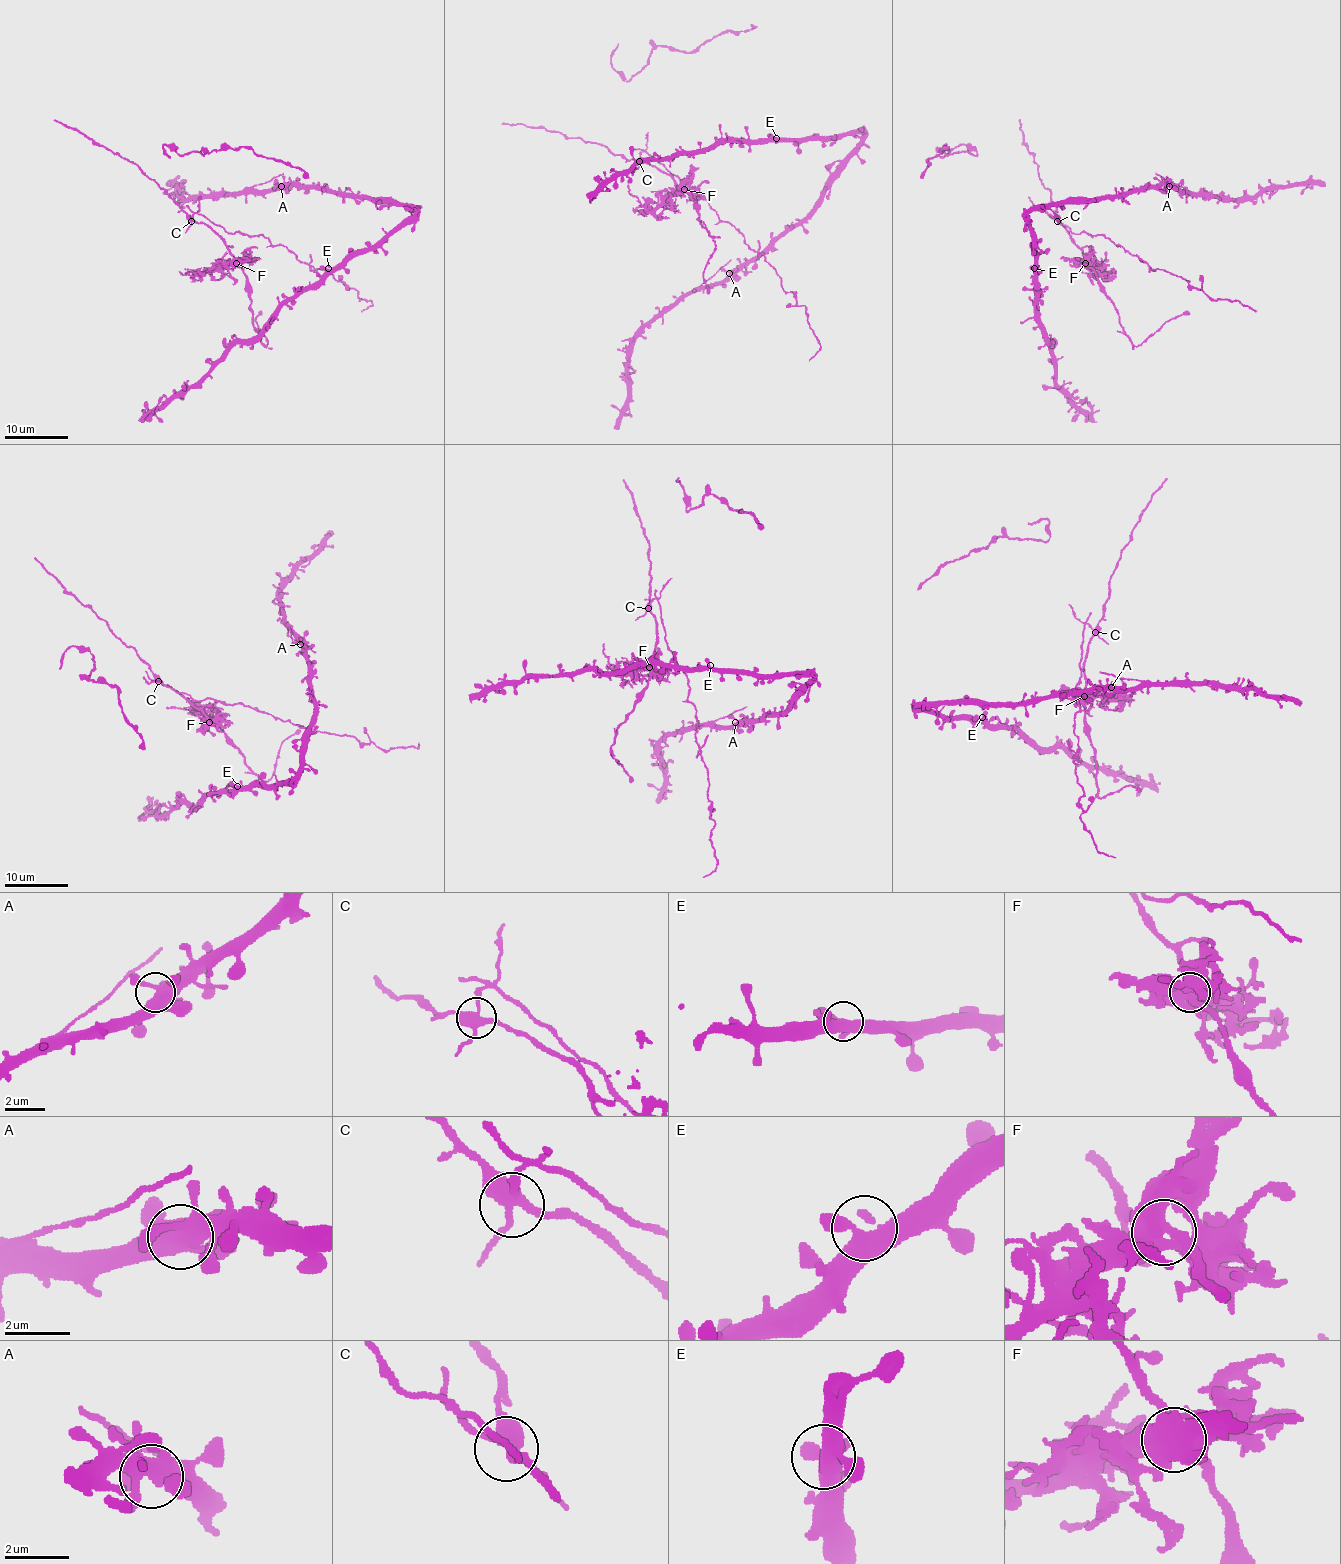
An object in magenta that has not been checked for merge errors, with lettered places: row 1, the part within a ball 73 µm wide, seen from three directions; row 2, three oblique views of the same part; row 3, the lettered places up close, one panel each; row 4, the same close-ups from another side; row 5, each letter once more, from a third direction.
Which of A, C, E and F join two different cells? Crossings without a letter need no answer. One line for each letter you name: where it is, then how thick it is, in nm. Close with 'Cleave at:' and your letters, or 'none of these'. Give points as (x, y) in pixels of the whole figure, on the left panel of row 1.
C: Place: (191, 221). Thickness 380 nm
F: Place: (236, 263). Thickness 550 nm
Cleave at: C, F

